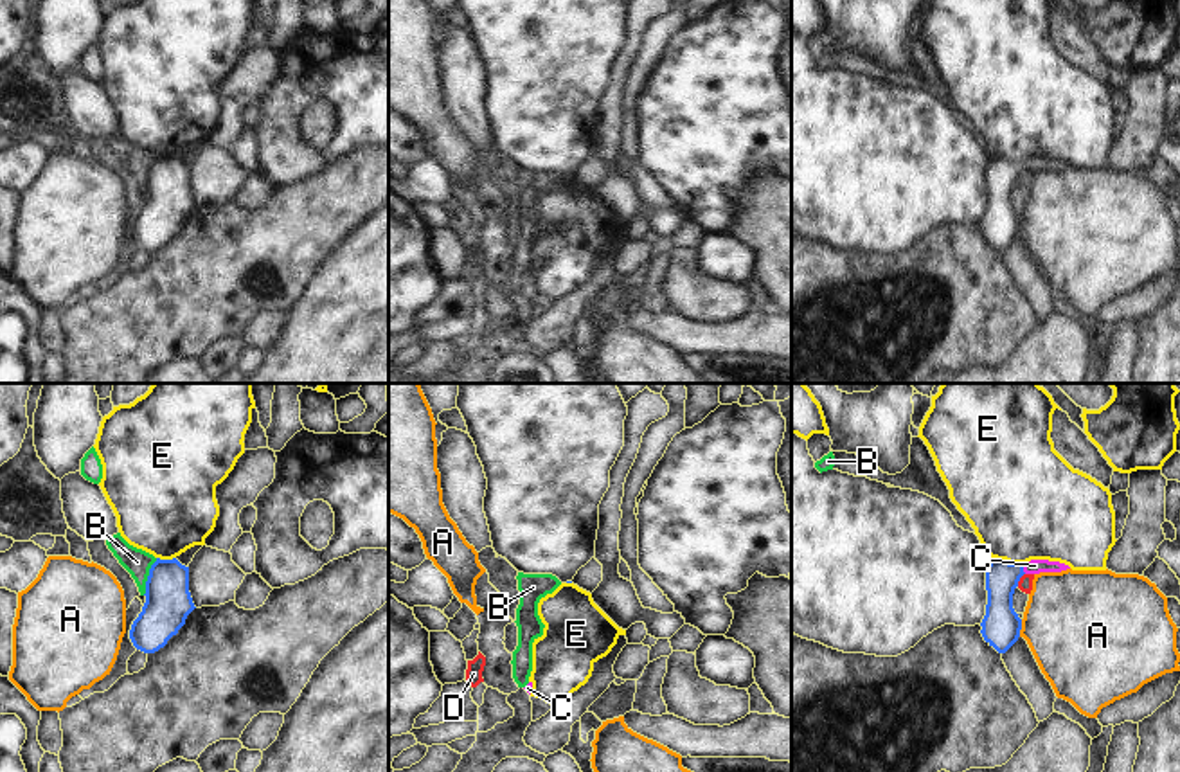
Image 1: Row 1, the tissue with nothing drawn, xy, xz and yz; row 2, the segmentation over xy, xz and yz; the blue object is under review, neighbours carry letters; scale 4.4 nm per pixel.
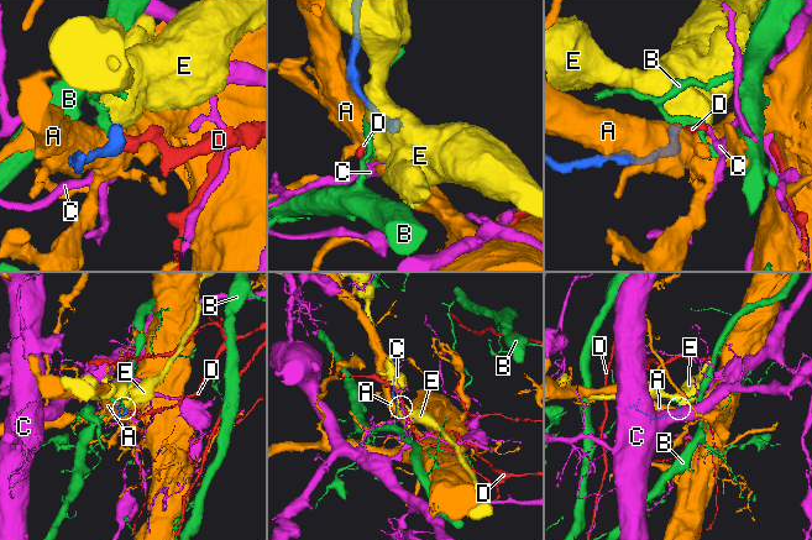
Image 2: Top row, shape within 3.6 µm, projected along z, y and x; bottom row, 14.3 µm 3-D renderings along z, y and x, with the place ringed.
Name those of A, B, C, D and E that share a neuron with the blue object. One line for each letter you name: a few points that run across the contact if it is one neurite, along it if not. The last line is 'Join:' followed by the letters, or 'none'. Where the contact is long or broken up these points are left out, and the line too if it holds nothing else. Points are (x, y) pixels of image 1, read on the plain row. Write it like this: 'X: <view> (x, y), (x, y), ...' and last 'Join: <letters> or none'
C: yz (1001, 216), (1001, 186), (1022, 166), (1035, 162)
Join: C

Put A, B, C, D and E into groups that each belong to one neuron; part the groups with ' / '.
A / B / C / D / E

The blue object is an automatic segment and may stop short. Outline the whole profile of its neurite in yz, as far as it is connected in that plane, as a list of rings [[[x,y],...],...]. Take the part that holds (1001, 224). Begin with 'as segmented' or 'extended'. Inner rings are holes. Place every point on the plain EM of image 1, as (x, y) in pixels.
extended; [[[991,155],[986,166],[988,202],[980,220],[984,238],[1006,250],[1020,234],[1022,216],[1013,205],[1013,191],[1024,171],[1061,169],[1070,166],[1059,158],[1031,157],[1025,162]]]

